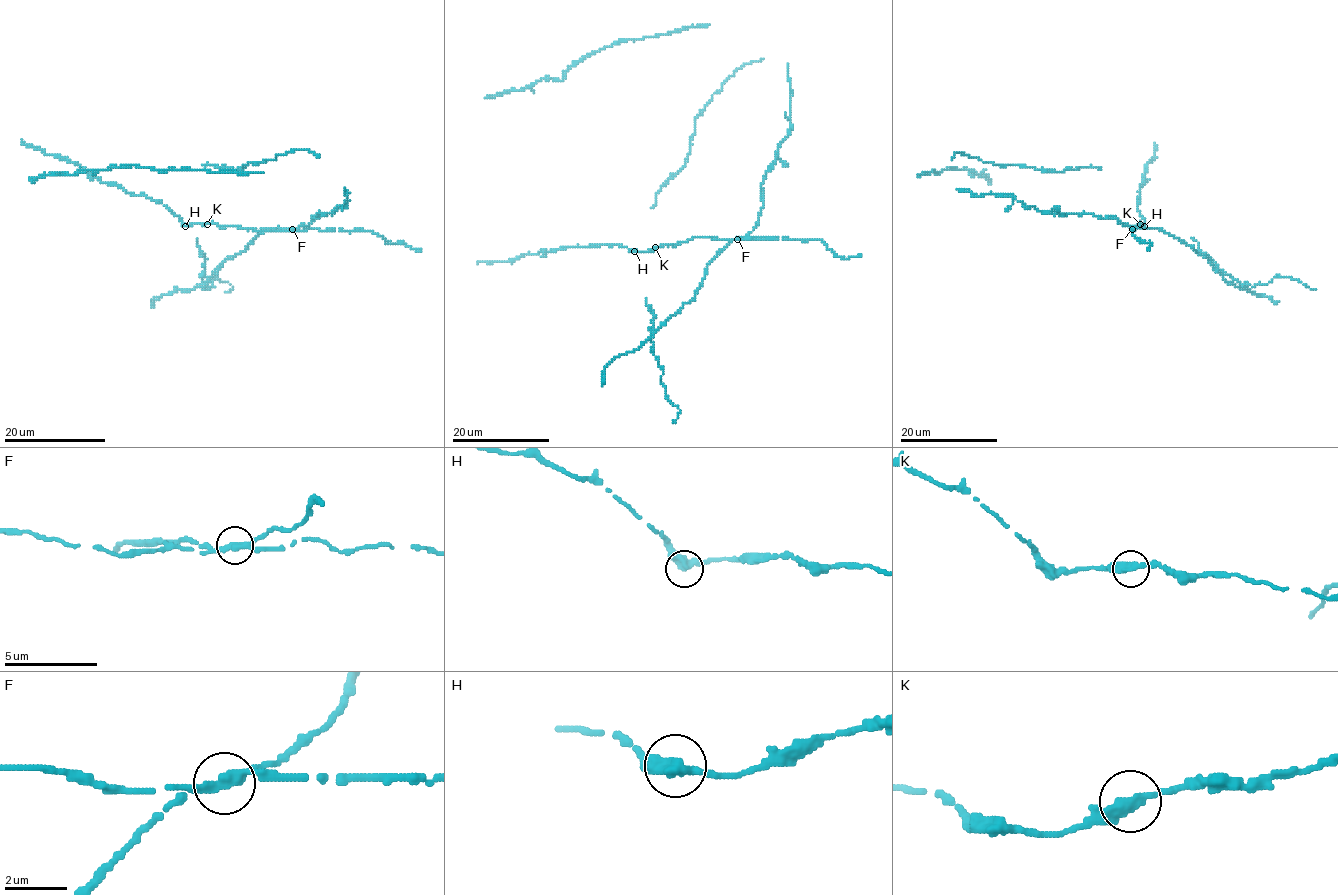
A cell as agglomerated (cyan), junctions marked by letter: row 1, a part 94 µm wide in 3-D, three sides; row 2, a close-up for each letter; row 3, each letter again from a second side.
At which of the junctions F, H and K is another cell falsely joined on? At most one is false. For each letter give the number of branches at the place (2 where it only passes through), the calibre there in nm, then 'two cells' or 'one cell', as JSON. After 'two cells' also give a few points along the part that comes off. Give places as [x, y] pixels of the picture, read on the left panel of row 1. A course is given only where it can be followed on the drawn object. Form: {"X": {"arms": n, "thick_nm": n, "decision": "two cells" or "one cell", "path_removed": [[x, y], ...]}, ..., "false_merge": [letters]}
{"F": {"arms": 3, "thick_nm": 280, "decision": "two cells"}, "H": {"arms": 2, "thick_nm": 400, "decision": "one cell"}, "K": {"arms": 3, "thick_nm": 300, "decision": "one cell"}, "false_merge": ["F"]}

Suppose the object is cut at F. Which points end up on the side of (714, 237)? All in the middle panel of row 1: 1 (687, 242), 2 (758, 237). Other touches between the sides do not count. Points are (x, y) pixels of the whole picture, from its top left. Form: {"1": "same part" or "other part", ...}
{"1": "same part", "2": "same part"}

